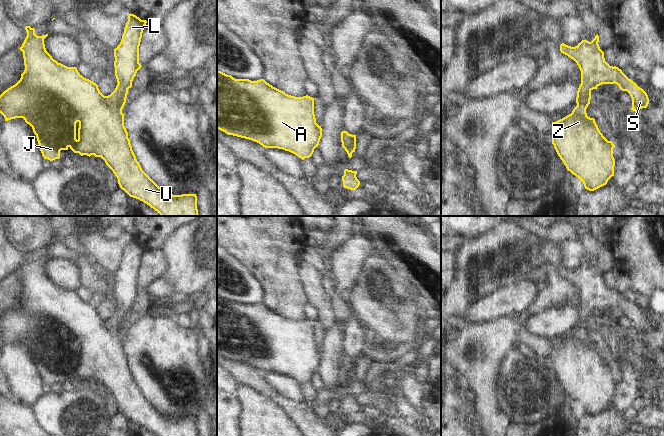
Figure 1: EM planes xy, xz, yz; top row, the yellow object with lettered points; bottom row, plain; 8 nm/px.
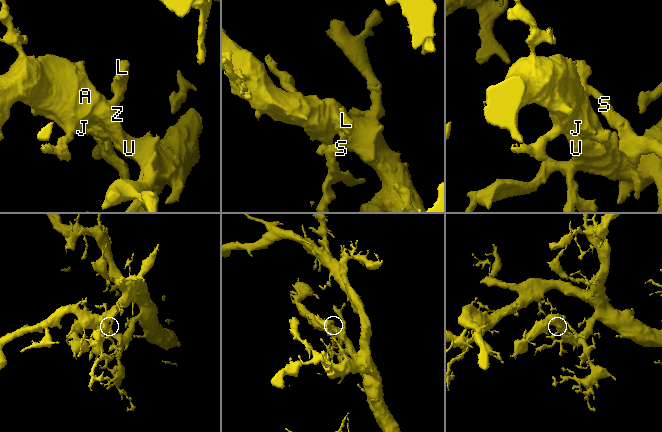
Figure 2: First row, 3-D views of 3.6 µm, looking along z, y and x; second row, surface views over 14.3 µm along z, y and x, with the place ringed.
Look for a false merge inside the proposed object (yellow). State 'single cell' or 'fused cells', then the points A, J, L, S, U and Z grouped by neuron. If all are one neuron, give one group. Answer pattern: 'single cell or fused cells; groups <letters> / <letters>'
single cell; groups A J L S U Z

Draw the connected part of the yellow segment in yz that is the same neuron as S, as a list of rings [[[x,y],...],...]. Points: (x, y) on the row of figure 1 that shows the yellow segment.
[[[599,36],[589,42],[582,40],[577,46],[560,45],[561,53],[573,59],[581,71],[581,84],[577,91],[577,106],[566,117],[552,122],[558,130],[552,144],[567,170],[578,177],[585,189],[594,191],[607,184],[614,176],[615,145],[600,132],[595,119],[587,116],[591,91],[602,84],[617,84],[632,98],[631,110],[647,108],[647,93],[629,79],[621,69],[610,66],[599,47]]]

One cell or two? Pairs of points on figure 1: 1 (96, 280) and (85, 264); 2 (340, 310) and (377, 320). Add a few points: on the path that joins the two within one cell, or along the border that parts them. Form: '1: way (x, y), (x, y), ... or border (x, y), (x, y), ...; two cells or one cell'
1: way (92, 276), (87, 271), (87, 268); one cell
2: border (349, 304), (356, 316); two cells

